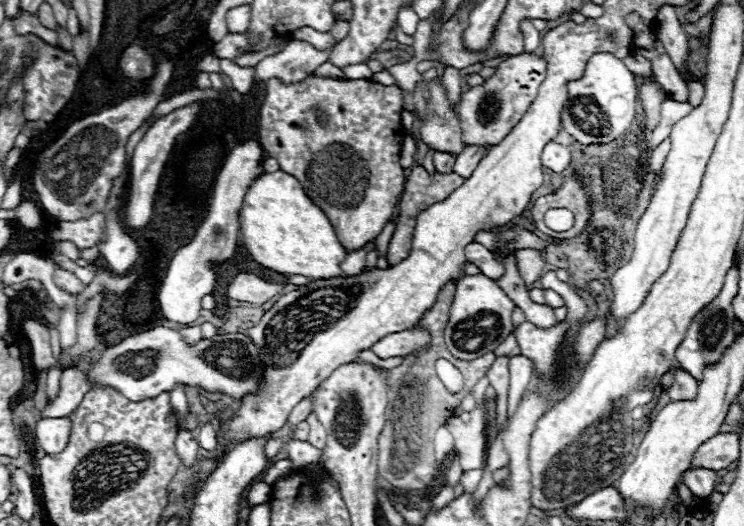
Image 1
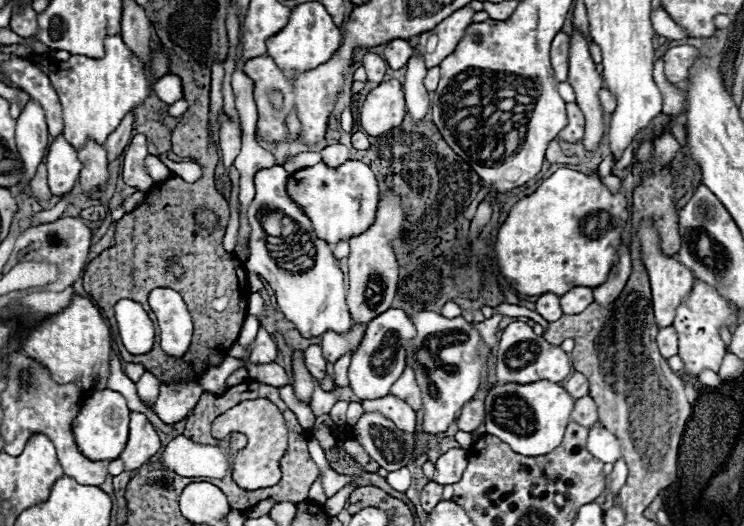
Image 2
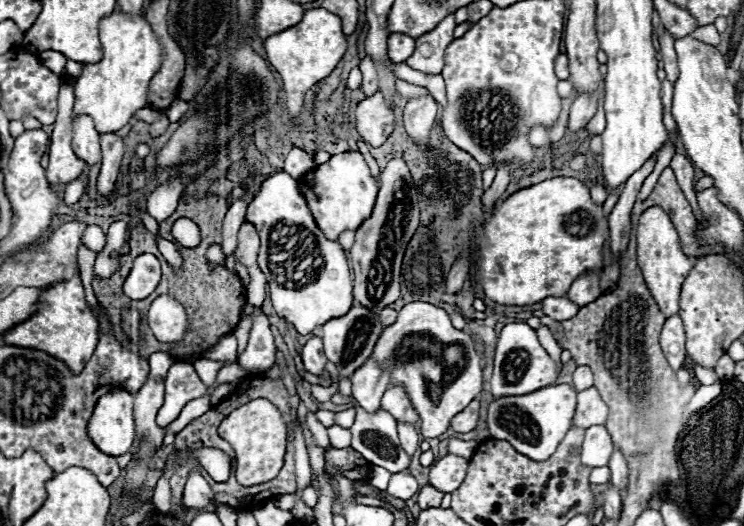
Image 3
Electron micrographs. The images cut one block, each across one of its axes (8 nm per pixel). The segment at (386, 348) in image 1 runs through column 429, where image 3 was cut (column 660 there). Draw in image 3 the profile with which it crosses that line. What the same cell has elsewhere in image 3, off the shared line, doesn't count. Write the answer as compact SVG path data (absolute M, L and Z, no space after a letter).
M670 316L660 332L660 346L674 370L678 370L684 364L684 358L686 358L684 344L686 344L686 336L684 336L682 320L680 316Z

